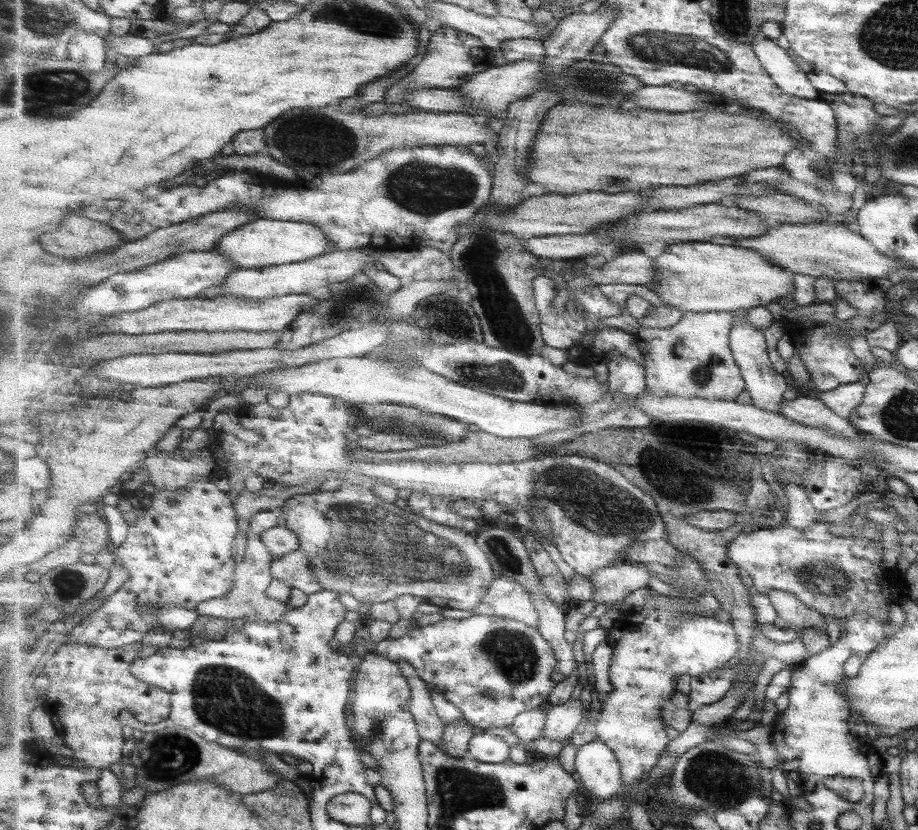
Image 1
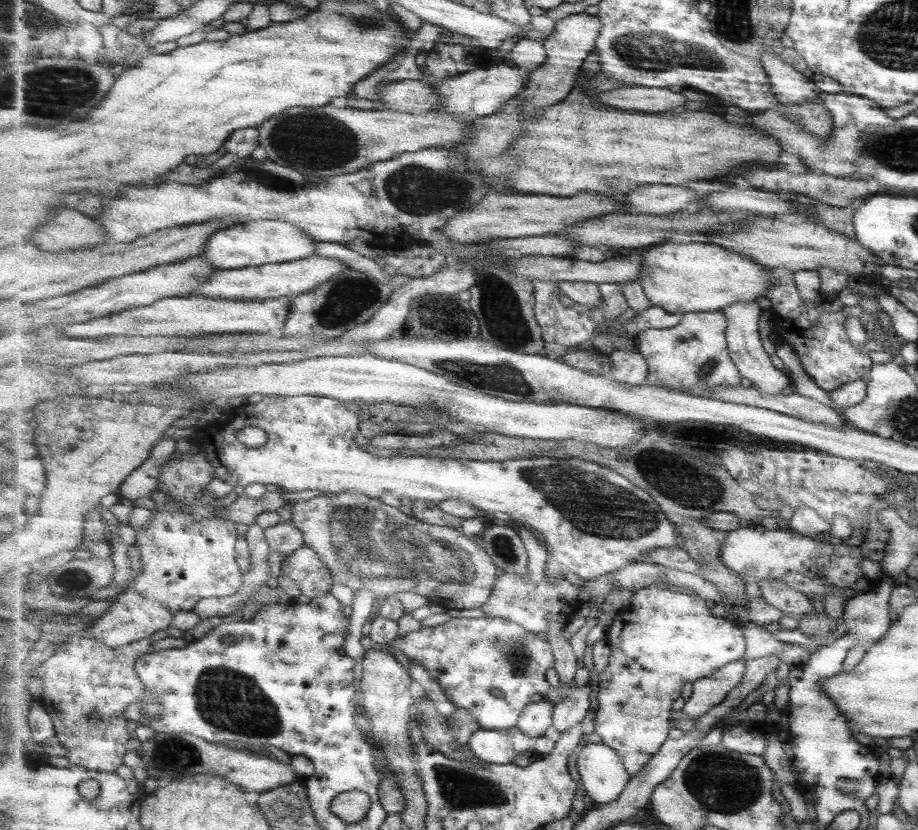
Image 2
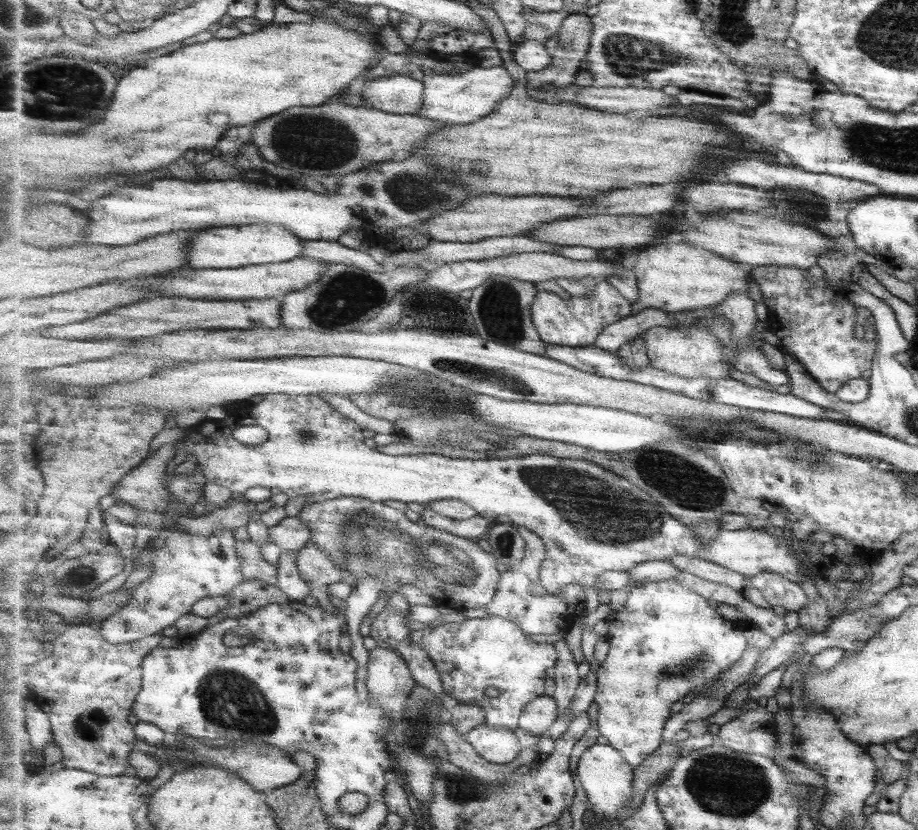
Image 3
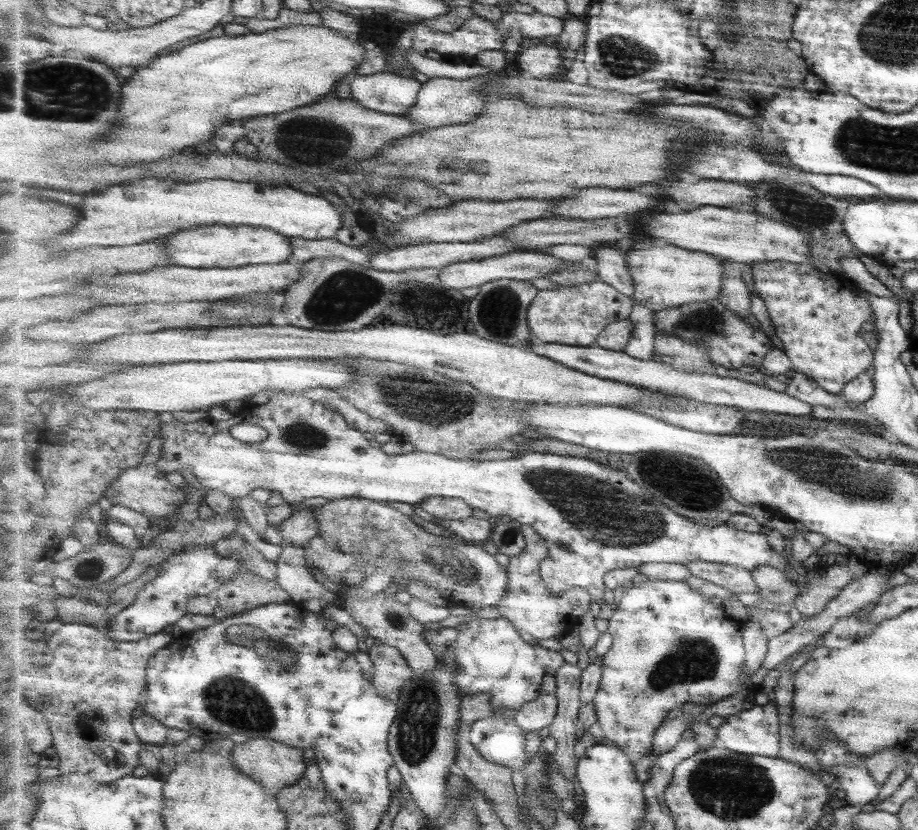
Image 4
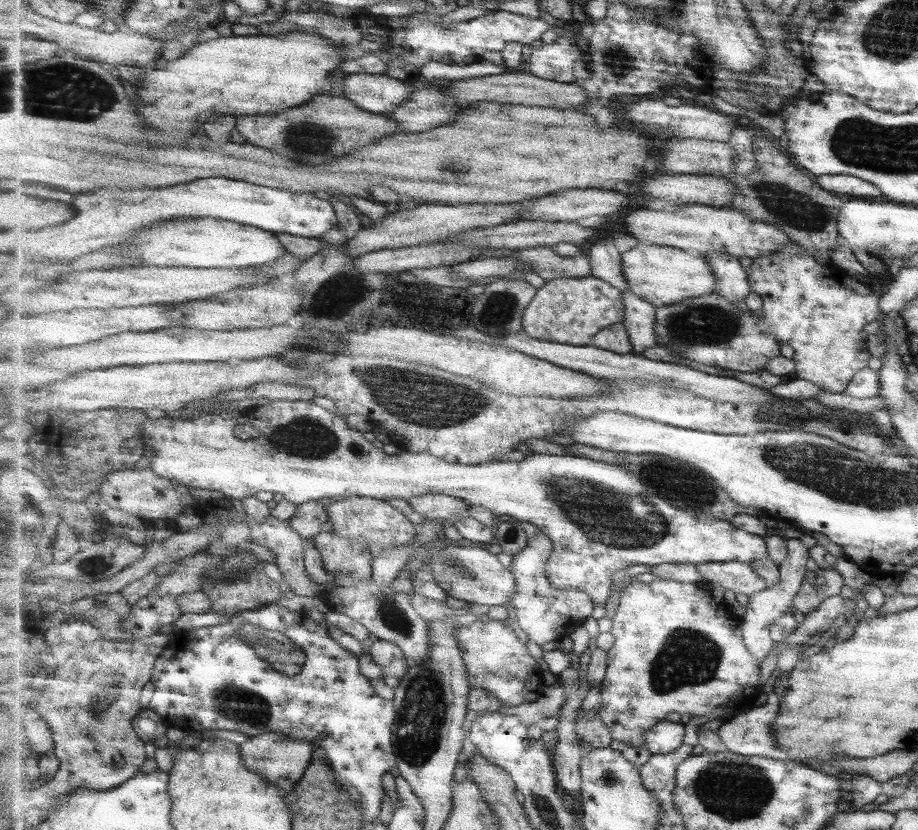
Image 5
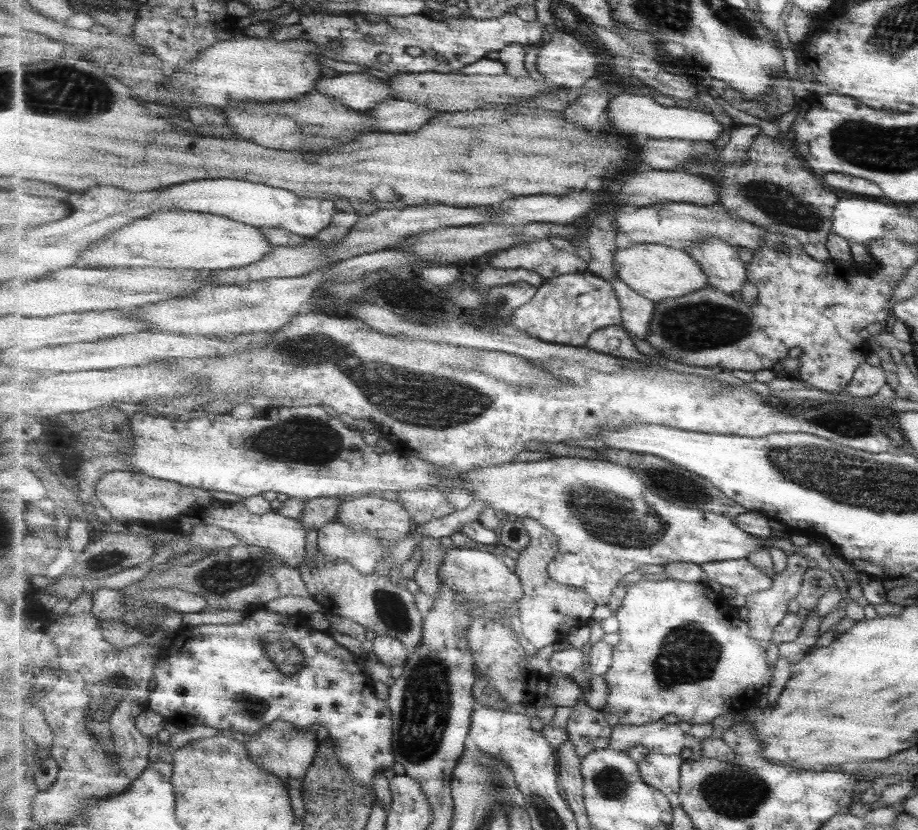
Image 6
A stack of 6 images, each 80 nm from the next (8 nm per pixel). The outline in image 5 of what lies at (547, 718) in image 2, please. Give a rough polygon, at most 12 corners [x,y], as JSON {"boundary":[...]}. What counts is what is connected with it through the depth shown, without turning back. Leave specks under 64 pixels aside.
{"boundary":[[560,679],[530,704],[503,705],[498,712],[523,724],[542,725],[557,716],[566,698]]}

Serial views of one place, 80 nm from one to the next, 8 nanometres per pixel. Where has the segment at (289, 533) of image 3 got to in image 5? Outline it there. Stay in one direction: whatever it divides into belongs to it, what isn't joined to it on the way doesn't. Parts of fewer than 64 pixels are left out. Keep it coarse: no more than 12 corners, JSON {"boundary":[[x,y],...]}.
{"boundary":[[317,500],[298,505],[290,520],[303,540],[316,537],[328,506]]}

